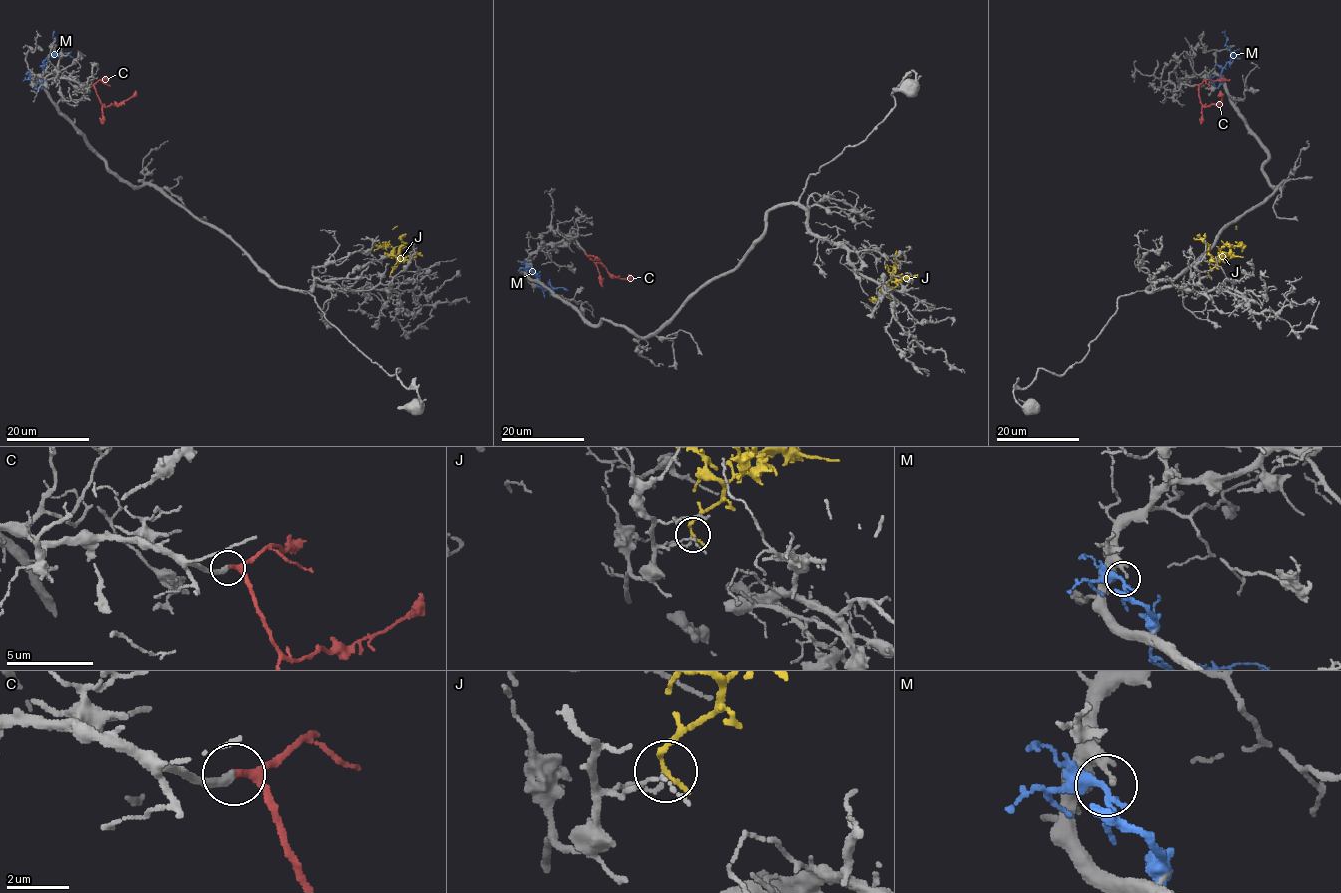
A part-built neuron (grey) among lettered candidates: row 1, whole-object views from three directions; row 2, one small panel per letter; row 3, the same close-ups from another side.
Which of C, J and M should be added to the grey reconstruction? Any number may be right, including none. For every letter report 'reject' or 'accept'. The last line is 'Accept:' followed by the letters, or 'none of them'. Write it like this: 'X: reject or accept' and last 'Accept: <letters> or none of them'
C: accept
J: reject
M: reject
Accept: C

